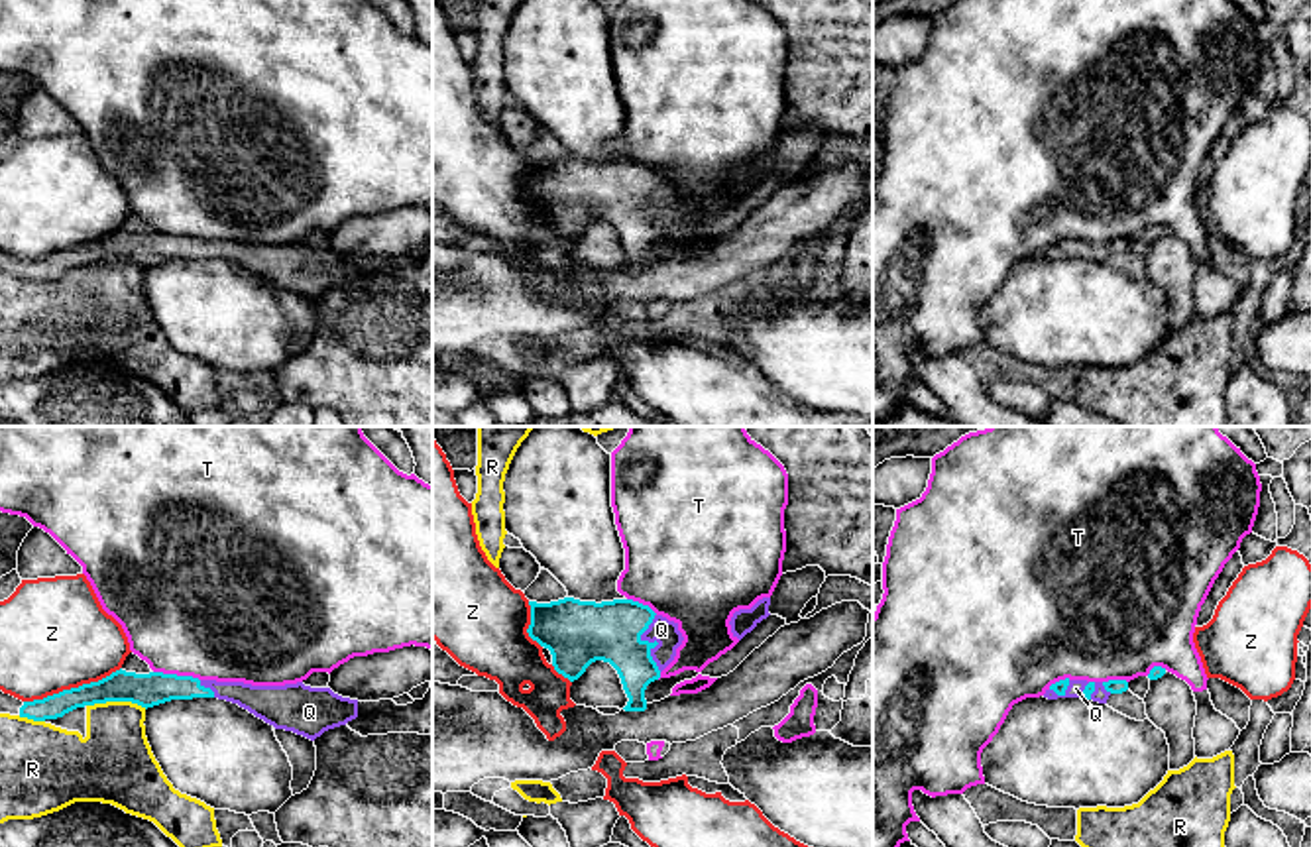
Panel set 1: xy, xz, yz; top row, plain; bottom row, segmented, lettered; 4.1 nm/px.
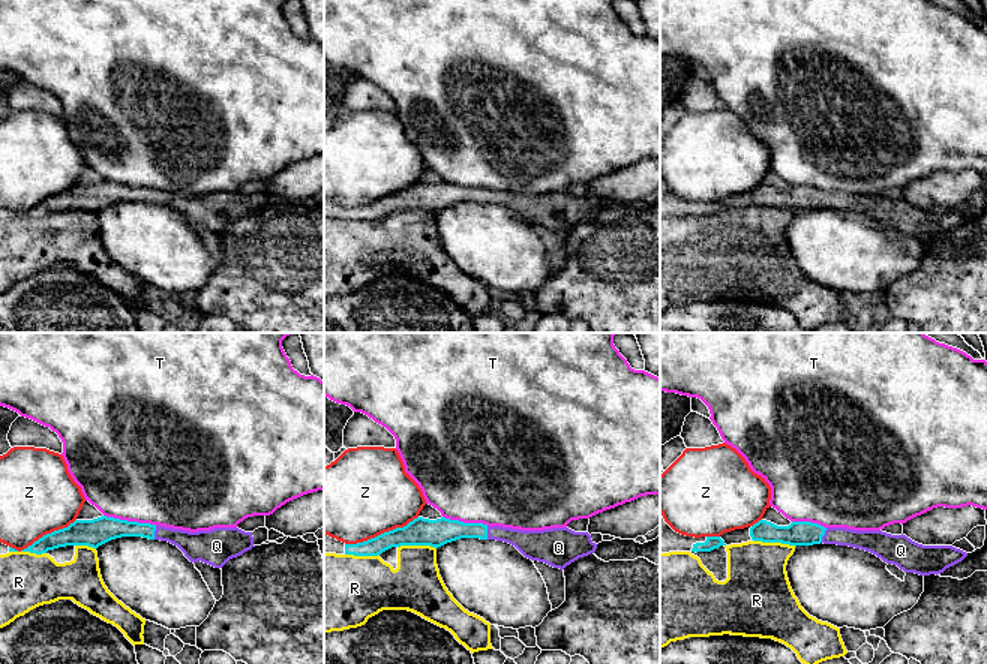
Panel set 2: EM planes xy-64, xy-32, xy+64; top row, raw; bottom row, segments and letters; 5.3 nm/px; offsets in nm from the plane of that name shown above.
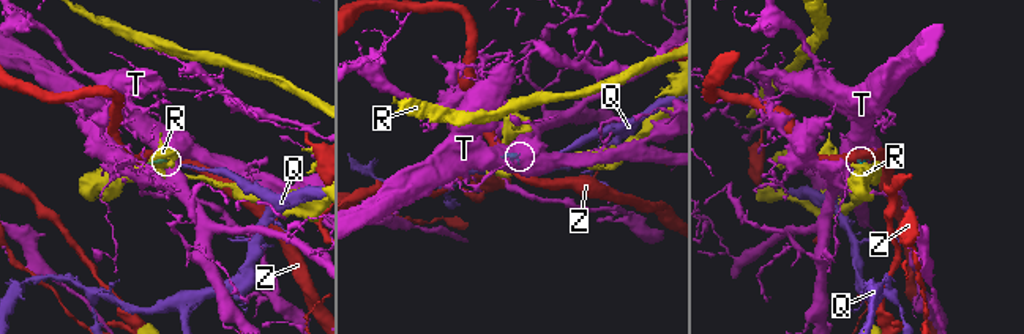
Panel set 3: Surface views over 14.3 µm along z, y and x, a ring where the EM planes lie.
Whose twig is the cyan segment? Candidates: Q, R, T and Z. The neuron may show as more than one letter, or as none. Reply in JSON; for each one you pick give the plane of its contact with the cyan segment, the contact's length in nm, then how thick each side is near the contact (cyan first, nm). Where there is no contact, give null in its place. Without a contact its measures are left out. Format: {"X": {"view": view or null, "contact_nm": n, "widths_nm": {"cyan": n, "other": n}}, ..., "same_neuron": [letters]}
{"Q": {"view": "xz", "contact_nm": 240, "widths_nm": {"cyan": 240, "other": 100}}, "same_neuron": ["Q"]}

